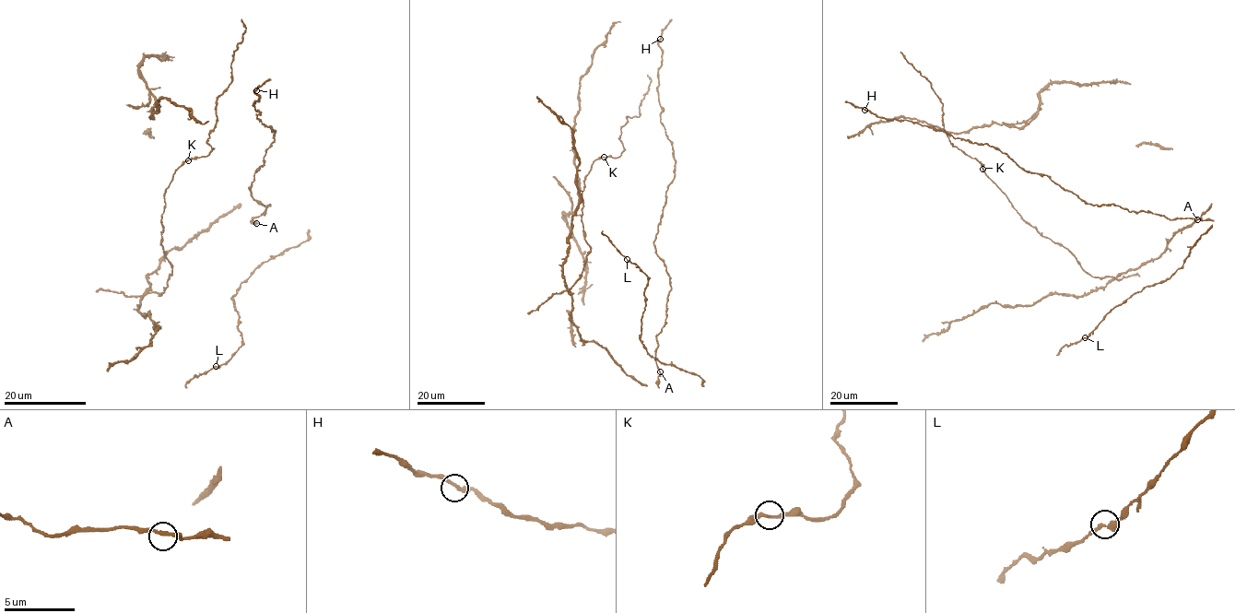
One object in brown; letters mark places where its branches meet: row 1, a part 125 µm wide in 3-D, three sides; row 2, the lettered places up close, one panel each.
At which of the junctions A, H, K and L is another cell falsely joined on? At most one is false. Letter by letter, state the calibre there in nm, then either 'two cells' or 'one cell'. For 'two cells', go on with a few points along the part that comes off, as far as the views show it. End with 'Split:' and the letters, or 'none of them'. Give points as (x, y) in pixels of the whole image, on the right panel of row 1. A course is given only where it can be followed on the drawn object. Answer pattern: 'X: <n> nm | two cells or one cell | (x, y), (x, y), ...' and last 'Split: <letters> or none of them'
A: 240 nm | one cell
H: 240 nm | one cell
K: 240 nm | one cell
L: 280 nm | one cell
Split: none of them

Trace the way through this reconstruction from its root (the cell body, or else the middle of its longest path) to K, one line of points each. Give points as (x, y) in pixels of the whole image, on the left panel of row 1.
K: (147, 277), (146, 292), (162, 293), (171, 274), (161, 245), (164, 191), (188, 160)

